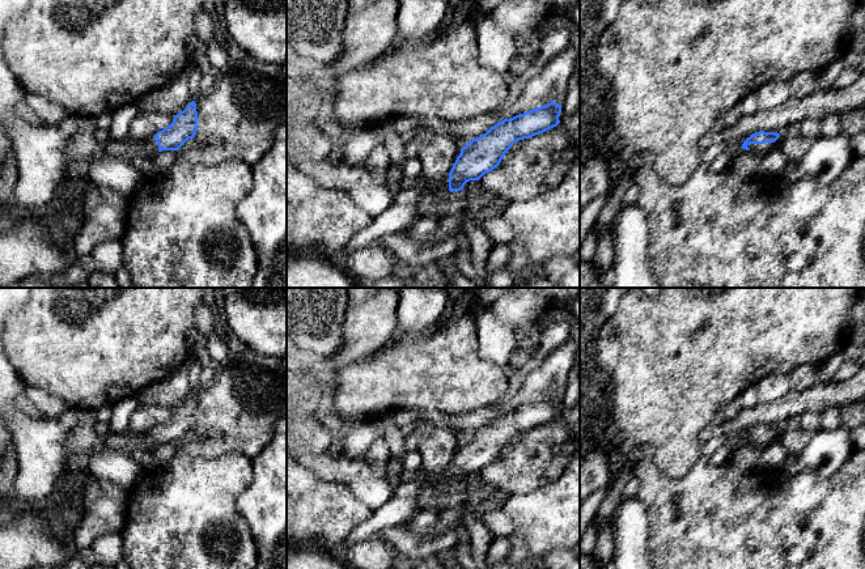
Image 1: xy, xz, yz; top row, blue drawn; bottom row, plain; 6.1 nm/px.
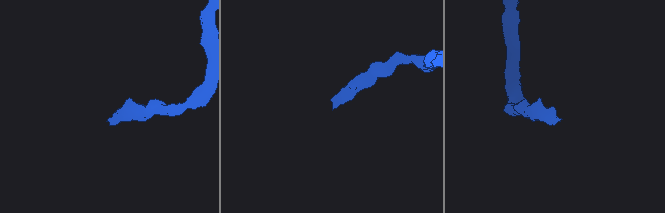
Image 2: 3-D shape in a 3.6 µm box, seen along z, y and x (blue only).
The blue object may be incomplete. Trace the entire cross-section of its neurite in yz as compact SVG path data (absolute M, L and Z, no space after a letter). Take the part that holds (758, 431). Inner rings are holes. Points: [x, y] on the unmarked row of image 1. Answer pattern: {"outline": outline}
{"outline": "M755 425L743 434L741 441L750 445L755 445L764 450L775 442L775 436L779 432L779 429L780 426L777 425Z"}

